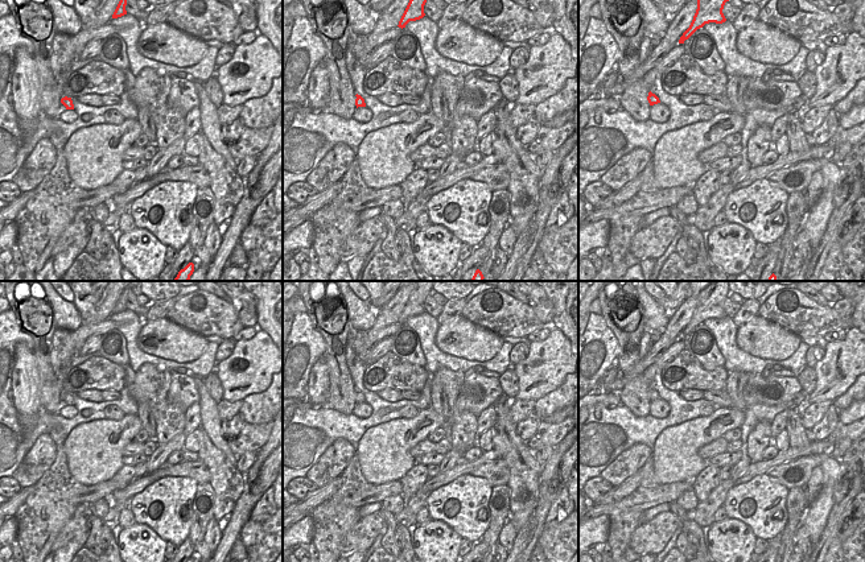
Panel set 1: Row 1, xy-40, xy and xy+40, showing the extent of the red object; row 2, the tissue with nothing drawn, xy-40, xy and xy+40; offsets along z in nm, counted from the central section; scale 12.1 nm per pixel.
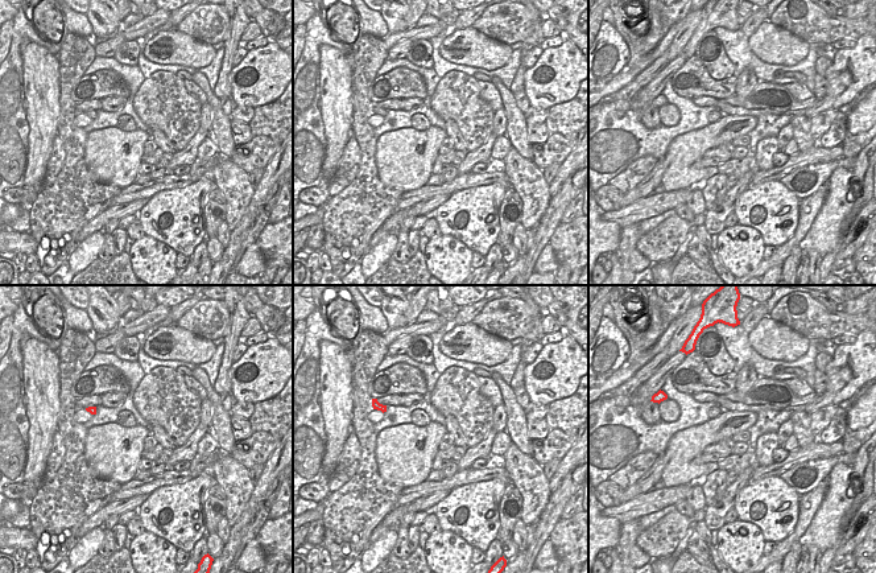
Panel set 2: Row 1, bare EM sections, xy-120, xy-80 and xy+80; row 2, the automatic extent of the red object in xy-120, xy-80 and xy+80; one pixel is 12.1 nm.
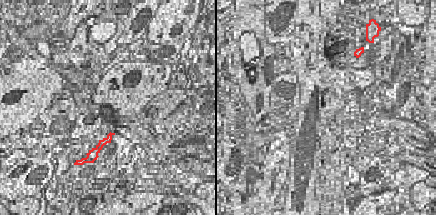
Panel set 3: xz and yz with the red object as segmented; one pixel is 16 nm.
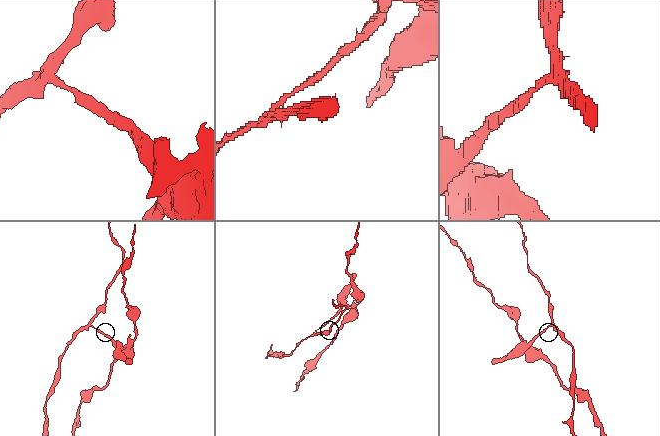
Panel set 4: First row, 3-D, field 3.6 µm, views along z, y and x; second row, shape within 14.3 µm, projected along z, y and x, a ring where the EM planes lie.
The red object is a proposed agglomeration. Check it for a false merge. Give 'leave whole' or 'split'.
split

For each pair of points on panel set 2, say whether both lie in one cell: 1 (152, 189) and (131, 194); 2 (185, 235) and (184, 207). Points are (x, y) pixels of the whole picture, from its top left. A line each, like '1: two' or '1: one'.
1: one
2: one

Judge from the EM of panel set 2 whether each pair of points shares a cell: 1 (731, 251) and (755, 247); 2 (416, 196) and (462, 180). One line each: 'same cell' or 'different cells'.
1: same cell
2: same cell

